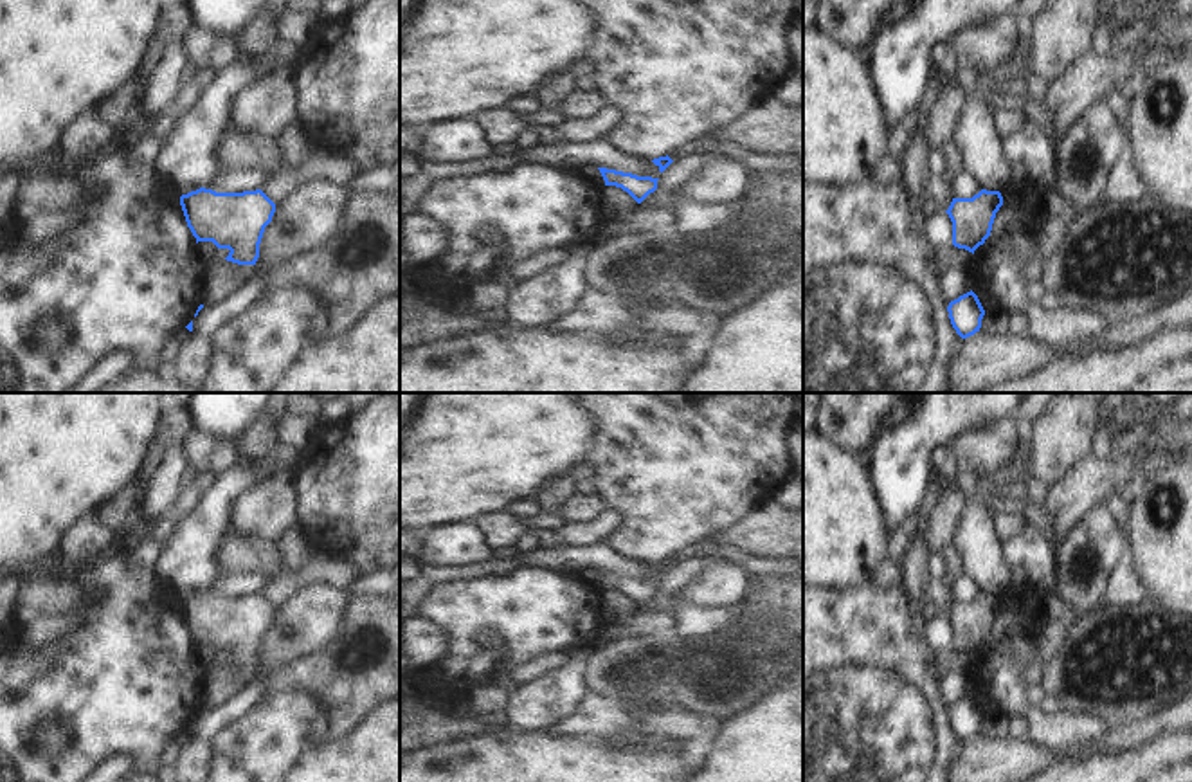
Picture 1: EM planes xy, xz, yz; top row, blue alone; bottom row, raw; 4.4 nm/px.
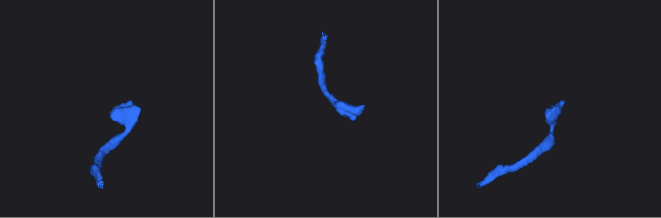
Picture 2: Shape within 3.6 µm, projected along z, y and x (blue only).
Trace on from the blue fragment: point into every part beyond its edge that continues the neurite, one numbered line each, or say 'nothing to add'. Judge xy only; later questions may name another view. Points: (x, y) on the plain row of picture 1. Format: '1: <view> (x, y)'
nothing to add

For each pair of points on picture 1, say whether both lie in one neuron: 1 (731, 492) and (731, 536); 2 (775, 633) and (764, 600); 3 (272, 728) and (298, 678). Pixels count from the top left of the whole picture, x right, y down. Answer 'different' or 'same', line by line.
1: different
2: same
3: different

